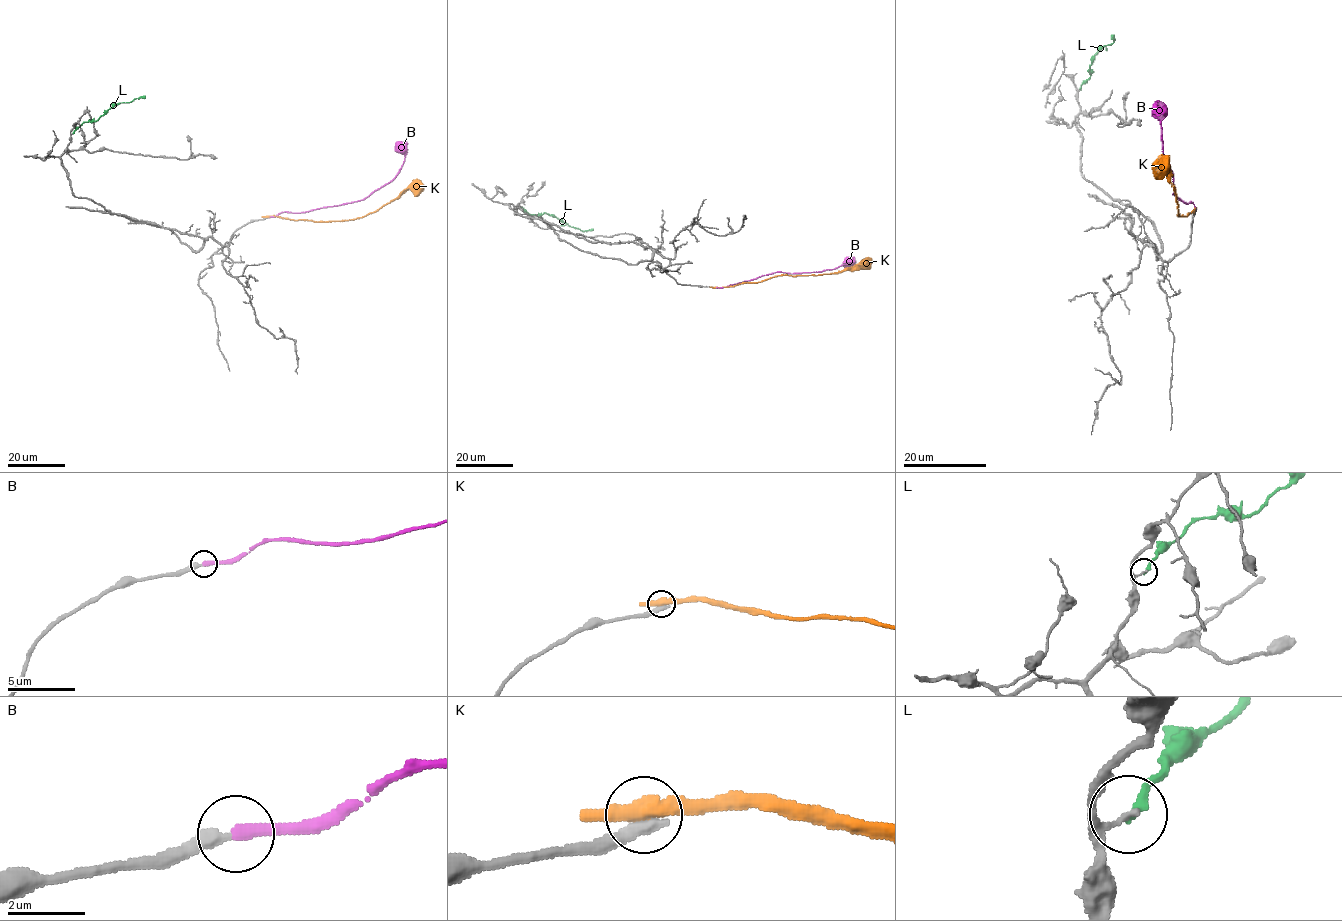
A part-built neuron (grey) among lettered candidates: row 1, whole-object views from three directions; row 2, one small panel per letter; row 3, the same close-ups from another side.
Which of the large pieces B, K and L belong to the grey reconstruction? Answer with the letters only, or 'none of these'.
B

